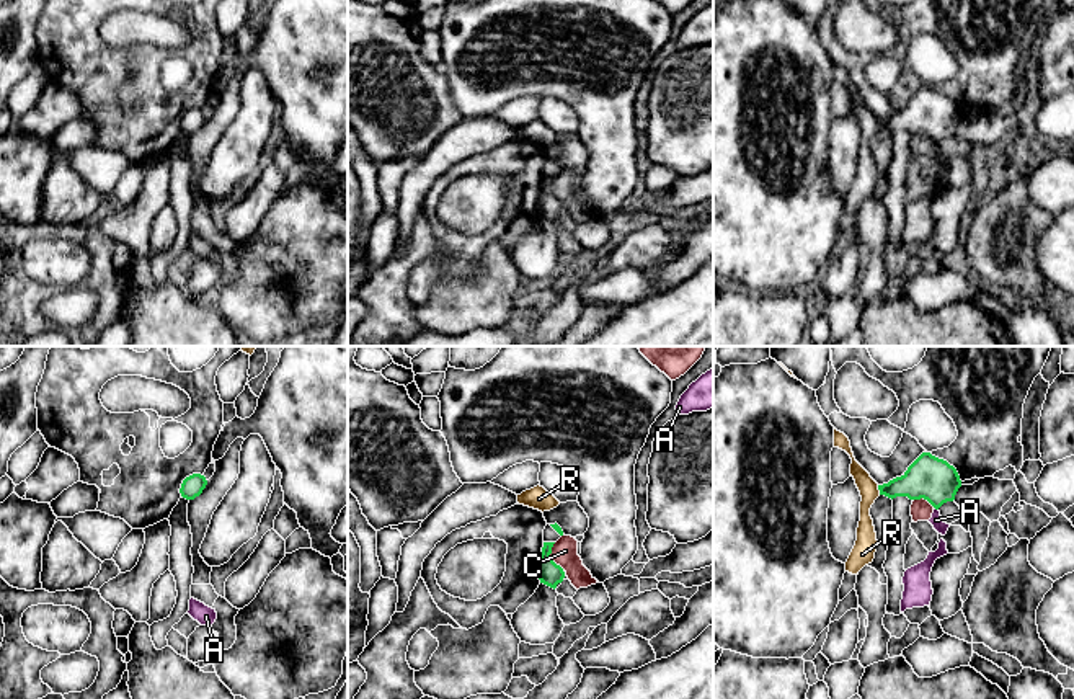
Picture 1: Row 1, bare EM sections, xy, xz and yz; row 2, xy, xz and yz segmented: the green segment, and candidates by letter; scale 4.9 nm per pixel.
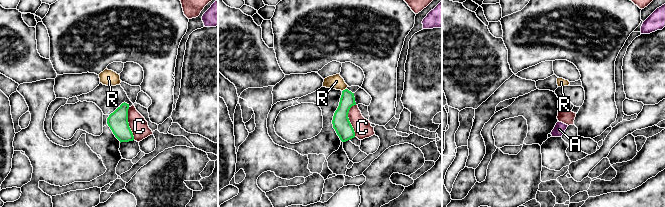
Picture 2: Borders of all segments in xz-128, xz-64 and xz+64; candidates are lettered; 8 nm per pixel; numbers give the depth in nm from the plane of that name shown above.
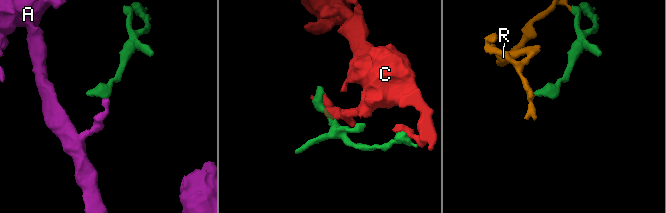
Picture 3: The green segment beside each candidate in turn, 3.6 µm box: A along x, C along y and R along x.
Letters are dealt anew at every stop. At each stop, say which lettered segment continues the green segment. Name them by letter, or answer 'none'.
none

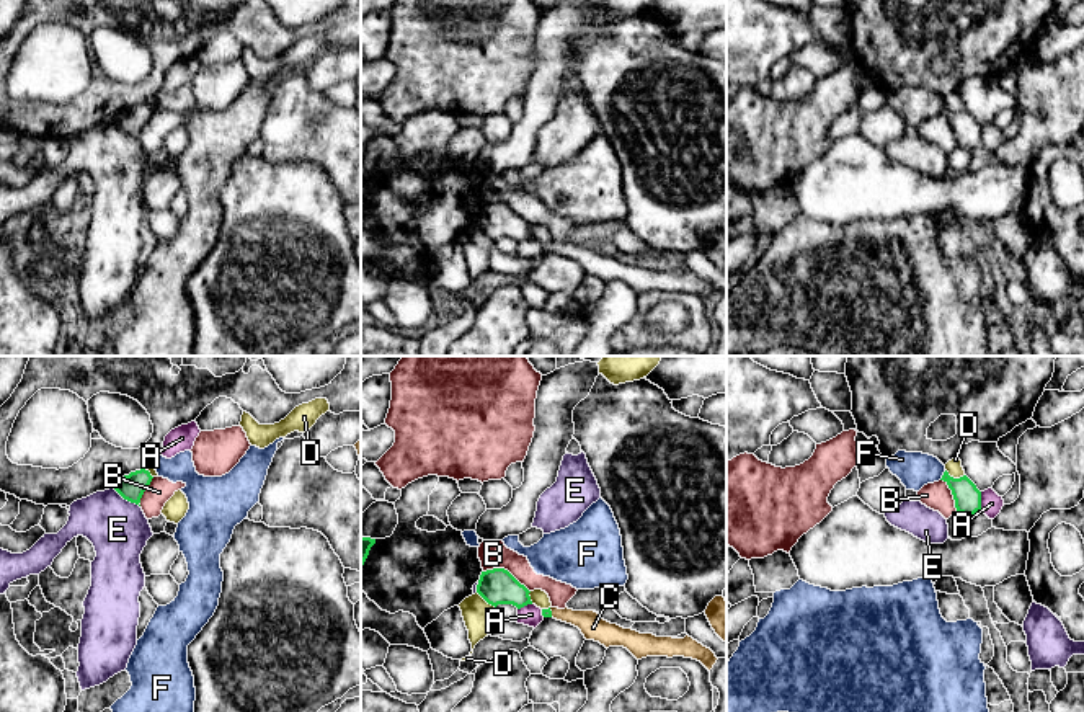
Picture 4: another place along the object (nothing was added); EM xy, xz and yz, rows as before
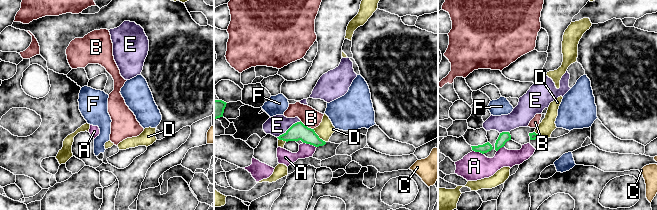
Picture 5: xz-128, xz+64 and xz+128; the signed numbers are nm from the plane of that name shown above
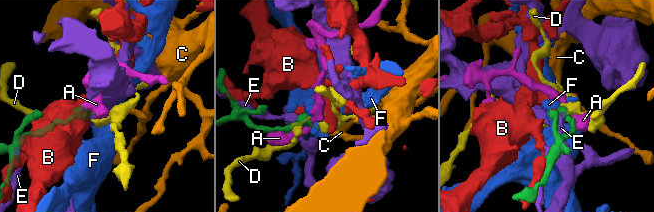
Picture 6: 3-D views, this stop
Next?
C

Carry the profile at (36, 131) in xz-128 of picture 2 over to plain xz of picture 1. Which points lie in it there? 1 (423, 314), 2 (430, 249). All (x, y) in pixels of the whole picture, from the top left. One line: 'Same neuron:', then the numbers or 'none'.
Same neuron: 2

